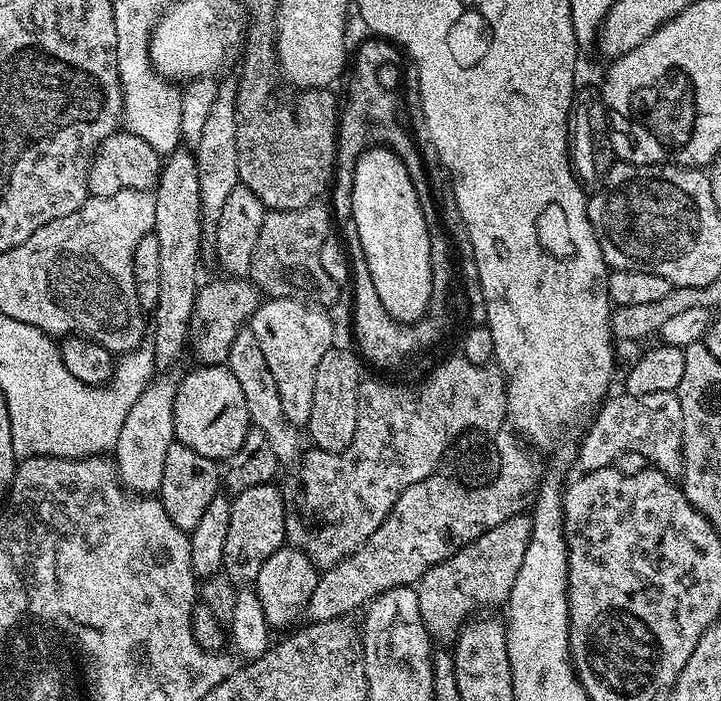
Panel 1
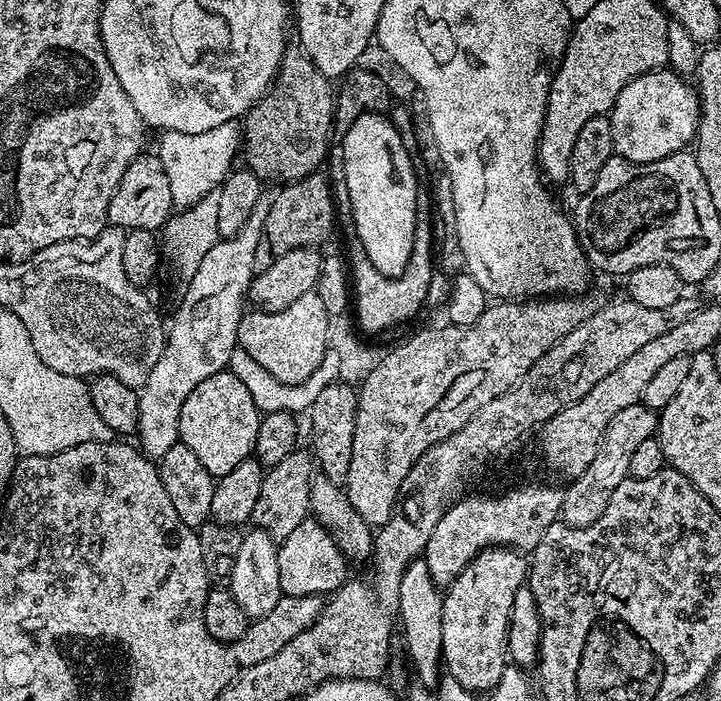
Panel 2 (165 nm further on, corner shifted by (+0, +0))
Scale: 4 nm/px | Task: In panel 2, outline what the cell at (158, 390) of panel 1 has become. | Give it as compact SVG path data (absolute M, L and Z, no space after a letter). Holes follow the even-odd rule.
M261 194L238 235L220 238L211 246L198 272L191 278L185 296L178 302L180 309L172 324L170 320L162 358L158 358L150 378L146 378L138 392L140 404L135 435L140 436L139 447L149 458L159 458L179 441L182 402L190 398L190 390L228 367L238 346L236 331L246 308L248 287L254 279L254 250L258 250L262 226L266 226L266 214L270 214L271 205L272 196Z

